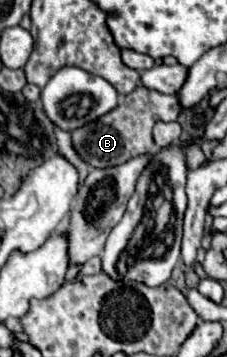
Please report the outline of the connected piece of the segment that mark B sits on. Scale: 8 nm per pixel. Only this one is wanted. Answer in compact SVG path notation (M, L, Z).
M137 86L133 92L119 96L119 106L115 110L107 112L99 120L91 120L89 124L73 130L71 142L77 154L83 156L87 164L95 168L109 168L109 166L123 164L137 154L157 152L157 146L153 144L153 136L151 136L153 124L157 120L173 122L177 120L177 116L179 116L179 104L177 104L175 94L165 96L165 94Z

